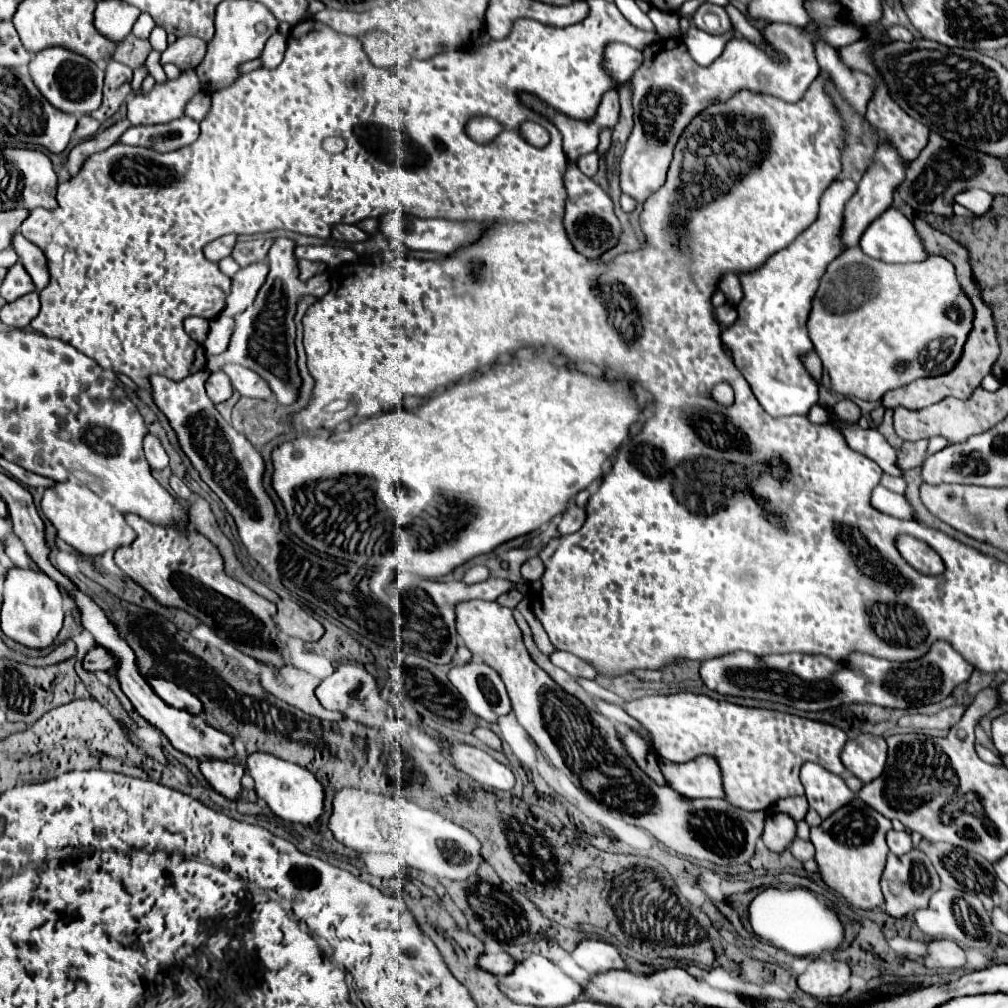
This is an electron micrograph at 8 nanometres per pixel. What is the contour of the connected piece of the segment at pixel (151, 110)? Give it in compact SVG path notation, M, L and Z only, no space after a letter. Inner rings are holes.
M189 68L177 80L155 84L149 94L129 96L131 100L127 100L127 118L133 124L169 122L171 118L183 116L187 100L195 96L199 90L201 90L199 76L195 68Z

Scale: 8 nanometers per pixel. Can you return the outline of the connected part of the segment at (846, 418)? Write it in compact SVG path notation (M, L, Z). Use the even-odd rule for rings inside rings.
M839 400L837 404L835 404L835 412L837 412L837 416L841 418L841 422L849 422L849 424L855 424L857 420L859 420L859 408L857 408L857 404L853 402L853 400Z

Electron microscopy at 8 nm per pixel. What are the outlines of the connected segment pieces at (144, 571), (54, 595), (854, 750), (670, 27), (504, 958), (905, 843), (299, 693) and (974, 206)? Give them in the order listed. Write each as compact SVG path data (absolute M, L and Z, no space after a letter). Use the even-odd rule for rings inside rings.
M125 514L125 520L135 530L135 540L129 546L119 546L115 550L115 562L129 578L139 582L163 606L183 608L201 622L217 628L221 636L239 644L241 652L259 660L269 660L275 666L285 664L281 654L285 636L279 634L271 620L275 604L229 578L223 572L219 550L203 534L191 532L185 536L175 528L149 524L137 514Z
M11 568L5 576L1 628L15 642L29 648L47 648L63 626L63 598L57 582L31 568Z
M859 734L853 740L847 740L841 762L853 772L861 782L871 782L881 776L887 758L887 744L881 736L875 734Z
M651 6L649 18L651 18L651 22L655 24L657 34L659 34L661 38L677 36L677 20L679 20L677 14L673 14L673 12L661 12L661 10L657 10L657 8Z
M485 952L485 954L479 956L477 964L485 972L491 972L495 976L505 976L505 972L513 970L515 960L509 954L489 954L489 952Z
M891 830L887 834L887 846L889 846L889 850L893 854L905 854L905 852L909 852L913 848L909 832L895 832L895 830Z
M259 662L261 666L261 686L277 696L279 700L323 720L343 720L345 716L337 710L327 710L315 696L315 688L321 684L319 678L295 668L295 666L281 666L275 668L267 662Z
M965 190L955 196L955 202L969 208L975 214L985 214L993 206L993 196L985 190Z

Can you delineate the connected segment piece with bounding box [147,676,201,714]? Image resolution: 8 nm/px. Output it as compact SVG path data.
M157 676L147 678L147 682L149 682L149 686L153 688L153 692L155 692L163 702L167 702L169 706L173 706L173 708L183 708L183 710L187 710L187 712L201 714L201 702L199 702L187 688L181 688L181 686L177 686L175 682L165 680L165 678L157 678Z

